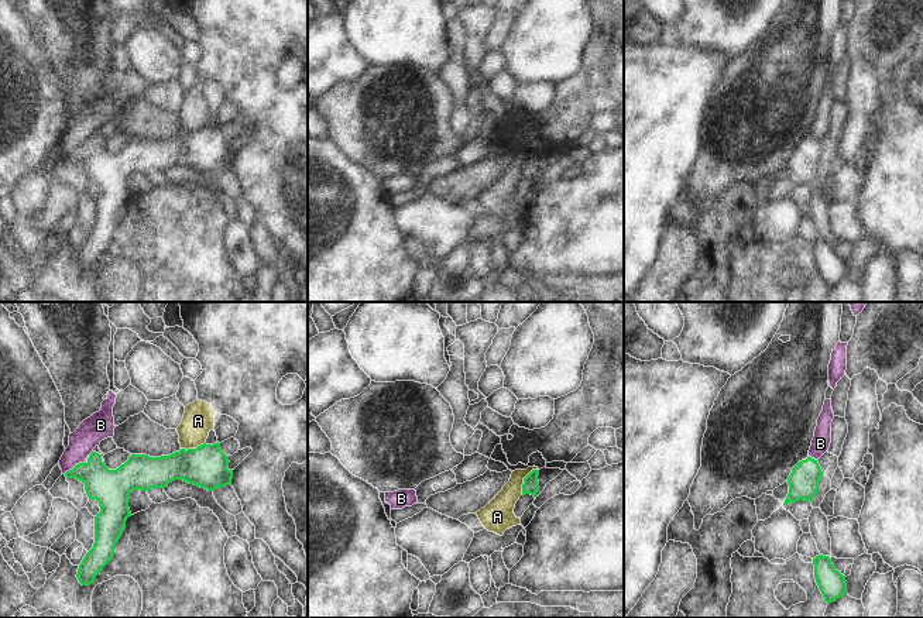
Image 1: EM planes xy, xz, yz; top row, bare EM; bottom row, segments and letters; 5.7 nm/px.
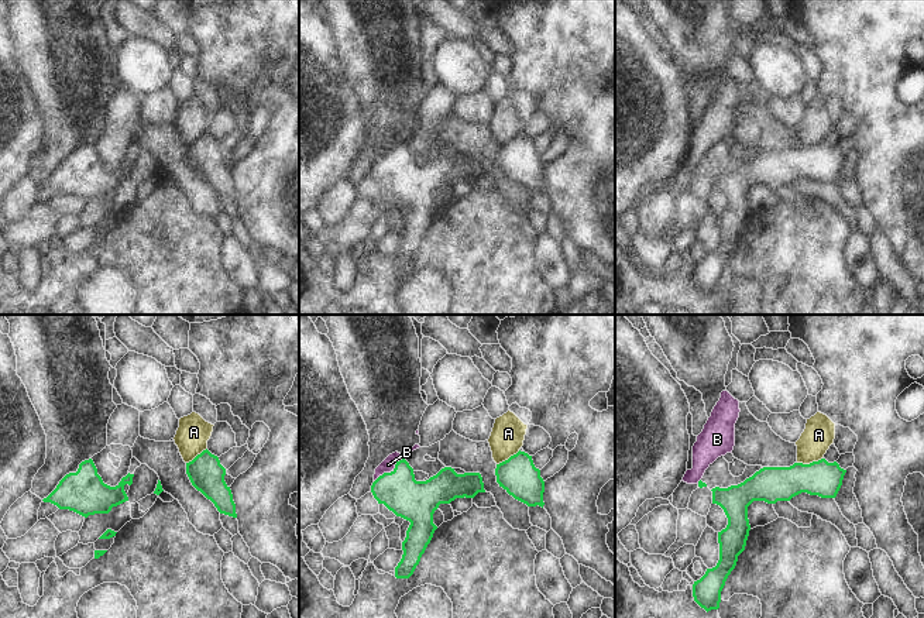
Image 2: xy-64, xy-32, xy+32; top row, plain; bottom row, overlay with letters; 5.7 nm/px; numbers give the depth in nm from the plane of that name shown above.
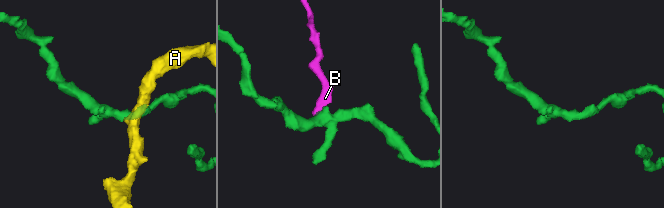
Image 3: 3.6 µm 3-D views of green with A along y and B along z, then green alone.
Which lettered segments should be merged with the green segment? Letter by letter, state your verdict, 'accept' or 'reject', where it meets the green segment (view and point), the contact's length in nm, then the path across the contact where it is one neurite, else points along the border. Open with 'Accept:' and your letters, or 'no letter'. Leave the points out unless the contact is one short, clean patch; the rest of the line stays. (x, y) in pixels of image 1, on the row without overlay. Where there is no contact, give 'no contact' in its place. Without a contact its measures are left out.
Accept: no letter
A: reject | xz (524, 164) | 180 nm | along xz (538, 153), (534, 153), (524, 162), (521, 178)
B: reject | xy (75, 150) | 140 nm | along xy (83, 144), (64, 157)

